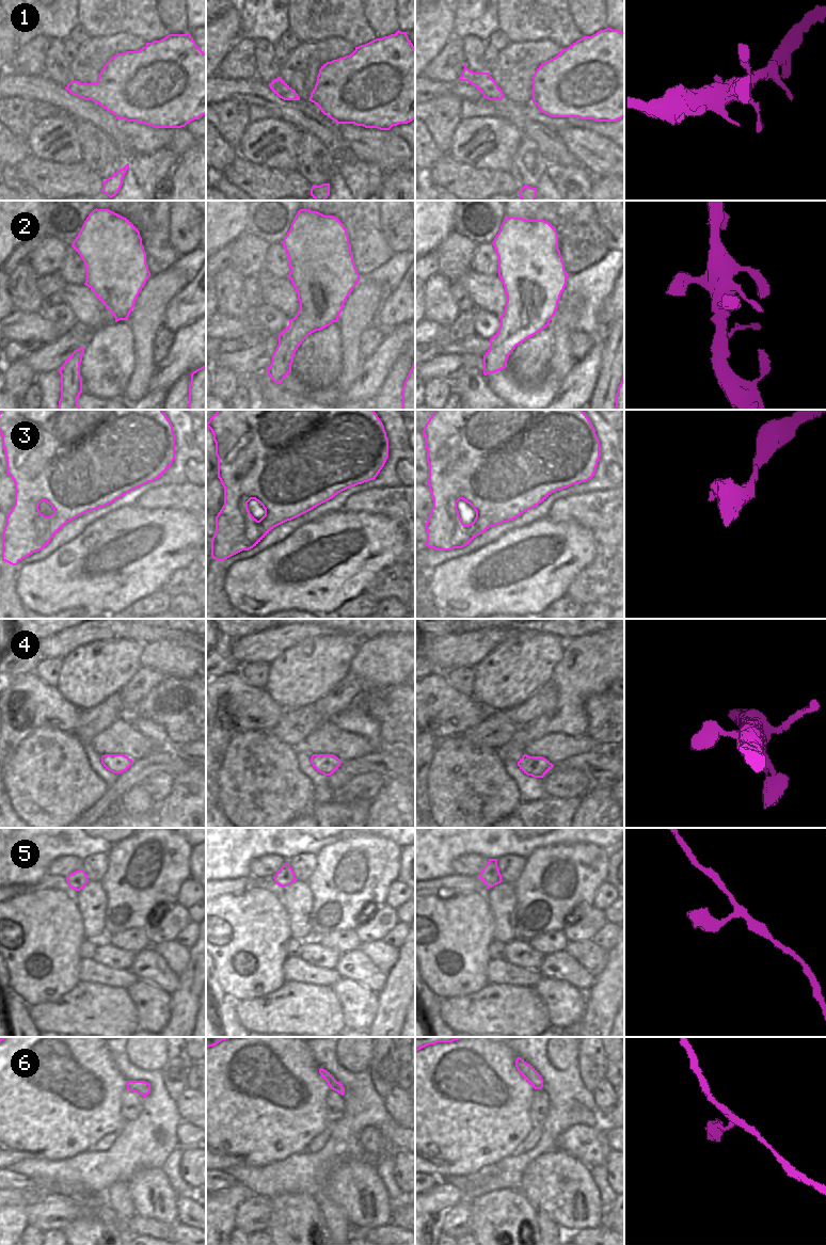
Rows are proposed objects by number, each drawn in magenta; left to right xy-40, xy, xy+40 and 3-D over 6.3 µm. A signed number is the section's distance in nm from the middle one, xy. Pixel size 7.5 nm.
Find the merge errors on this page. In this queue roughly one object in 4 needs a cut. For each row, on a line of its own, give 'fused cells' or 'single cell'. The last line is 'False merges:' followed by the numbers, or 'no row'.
1: single cell
2: single cell
3: single cell
4: single cell
5: single cell
6: single cell
False merges: no row

